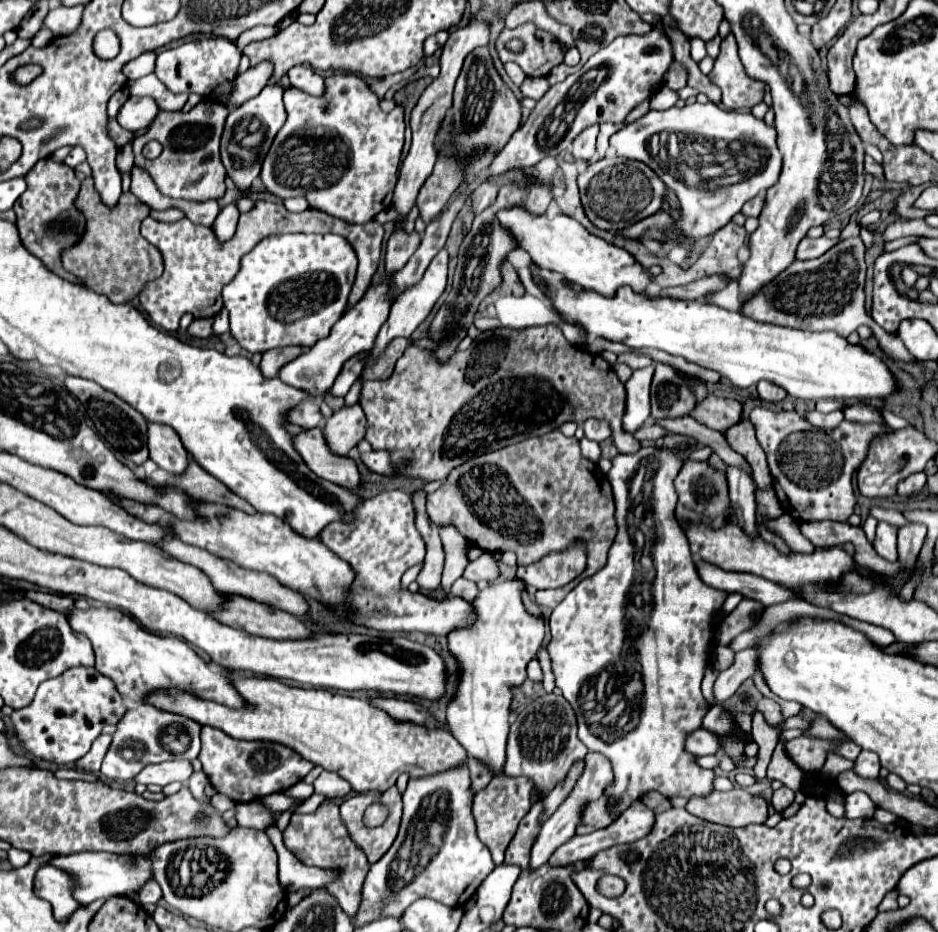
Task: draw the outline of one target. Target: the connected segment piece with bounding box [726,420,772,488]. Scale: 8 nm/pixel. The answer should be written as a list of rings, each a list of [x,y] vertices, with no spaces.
[[[742,420],[742,424],[736,424],[734,428],[730,428],[730,432],[726,434],[730,446],[740,452],[752,466],[754,470],[754,480],[756,486],[766,486],[772,488],[772,478],[770,478],[770,470],[768,470],[768,462],[766,462],[766,454],[760,448],[756,436],[754,436],[754,428],[748,420]]]

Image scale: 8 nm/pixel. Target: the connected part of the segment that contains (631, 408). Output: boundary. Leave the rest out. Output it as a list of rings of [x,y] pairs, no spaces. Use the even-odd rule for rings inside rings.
[[[654,366],[634,370],[626,382],[626,412],[622,418],[622,428],[634,434],[650,416],[650,382]]]

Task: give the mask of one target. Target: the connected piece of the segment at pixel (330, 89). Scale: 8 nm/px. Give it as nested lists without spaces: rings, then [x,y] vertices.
[[[336,74],[326,78],[326,96],[314,98],[298,88],[284,92],[284,106],[288,112],[286,124],[276,134],[270,152],[264,158],[260,178],[266,190],[282,200],[302,196],[310,208],[322,210],[334,218],[342,218],[354,224],[366,224],[376,218],[378,212],[392,206],[392,192],[398,180],[402,146],[404,146],[404,110],[396,106],[390,114],[384,114],[378,106],[378,98],[354,74]]]

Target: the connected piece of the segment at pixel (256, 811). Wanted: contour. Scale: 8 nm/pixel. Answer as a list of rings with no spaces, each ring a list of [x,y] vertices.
[[[246,802],[246,804],[238,804],[238,814],[236,820],[240,826],[248,826],[248,828],[256,828],[256,830],[264,830],[268,824],[274,822],[272,814],[268,810],[264,810],[258,802]]]

